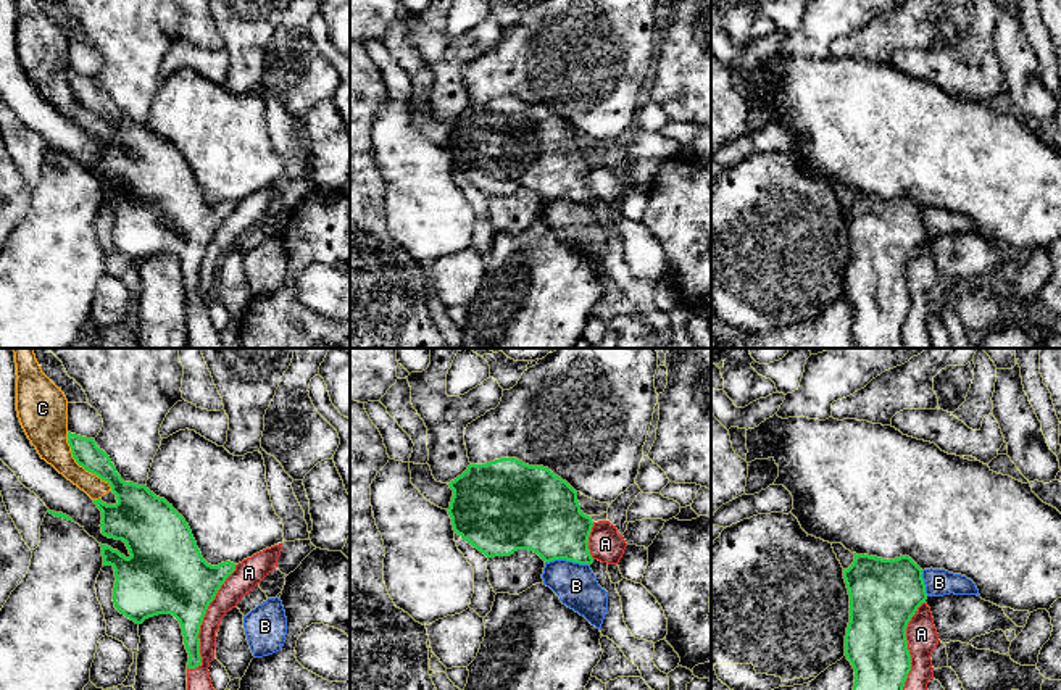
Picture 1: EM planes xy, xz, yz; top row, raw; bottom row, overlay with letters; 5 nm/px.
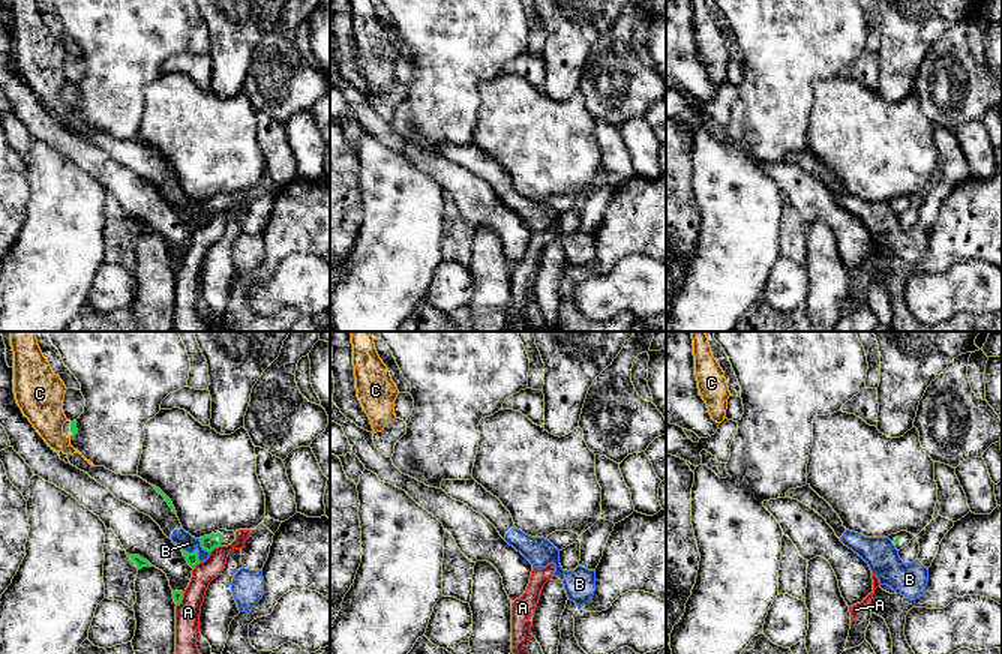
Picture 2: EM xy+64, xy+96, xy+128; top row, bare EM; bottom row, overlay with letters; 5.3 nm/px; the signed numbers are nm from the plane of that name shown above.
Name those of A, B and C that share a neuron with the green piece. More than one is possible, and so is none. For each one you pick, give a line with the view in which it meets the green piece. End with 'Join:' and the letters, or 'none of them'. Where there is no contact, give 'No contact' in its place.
Join: none of them

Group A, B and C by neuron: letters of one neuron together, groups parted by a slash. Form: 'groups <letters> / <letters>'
groups A / B C

